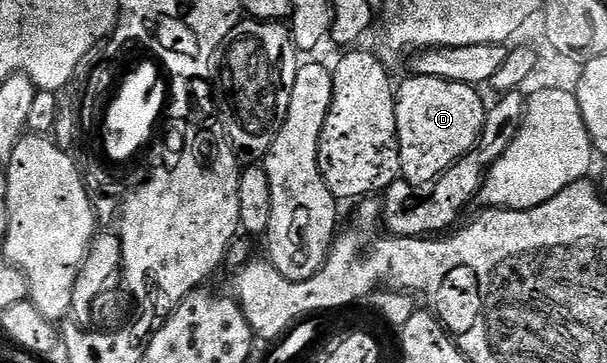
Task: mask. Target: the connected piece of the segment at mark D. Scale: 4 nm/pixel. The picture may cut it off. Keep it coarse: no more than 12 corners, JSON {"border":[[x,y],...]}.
{"border":[[395,88],[400,173],[431,185],[480,142],[477,88]]}

